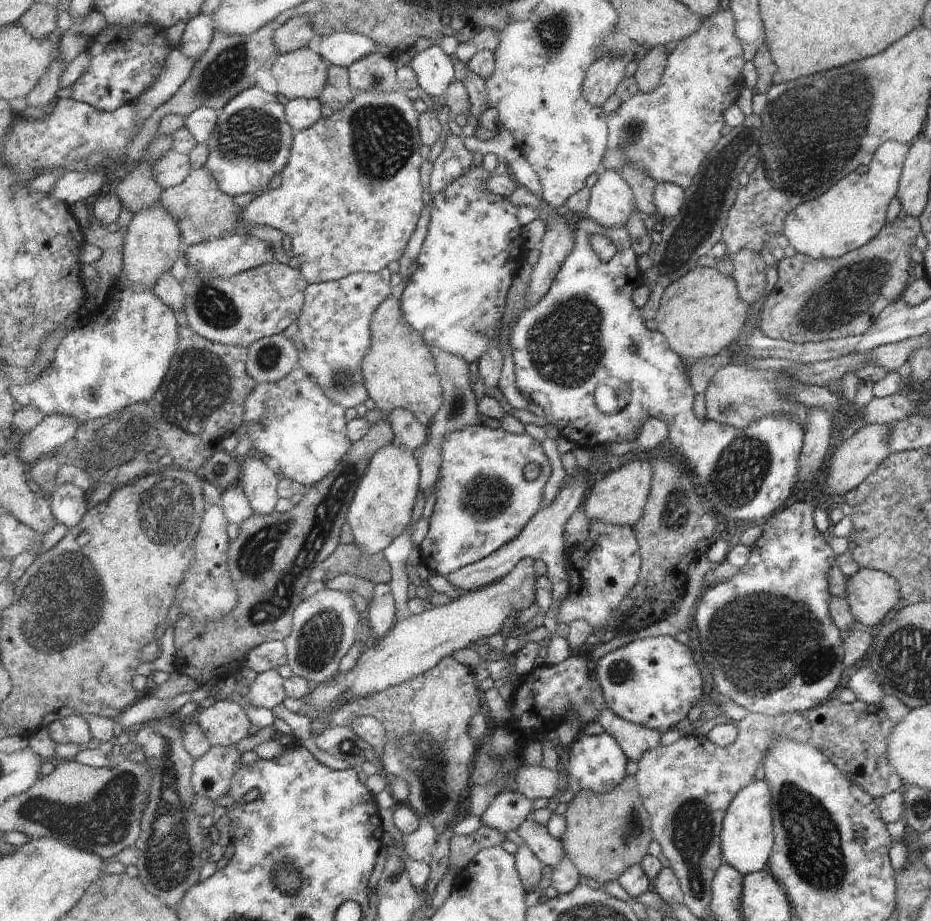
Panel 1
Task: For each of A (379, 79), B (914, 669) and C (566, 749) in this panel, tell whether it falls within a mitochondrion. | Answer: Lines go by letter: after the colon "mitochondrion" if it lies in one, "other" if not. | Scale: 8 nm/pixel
A: mitochondrion
B: mitochondrion
C: other

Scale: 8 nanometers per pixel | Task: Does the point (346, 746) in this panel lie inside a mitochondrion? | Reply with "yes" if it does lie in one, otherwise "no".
yes

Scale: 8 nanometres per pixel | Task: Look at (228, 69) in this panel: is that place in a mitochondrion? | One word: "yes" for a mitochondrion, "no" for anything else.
yes

